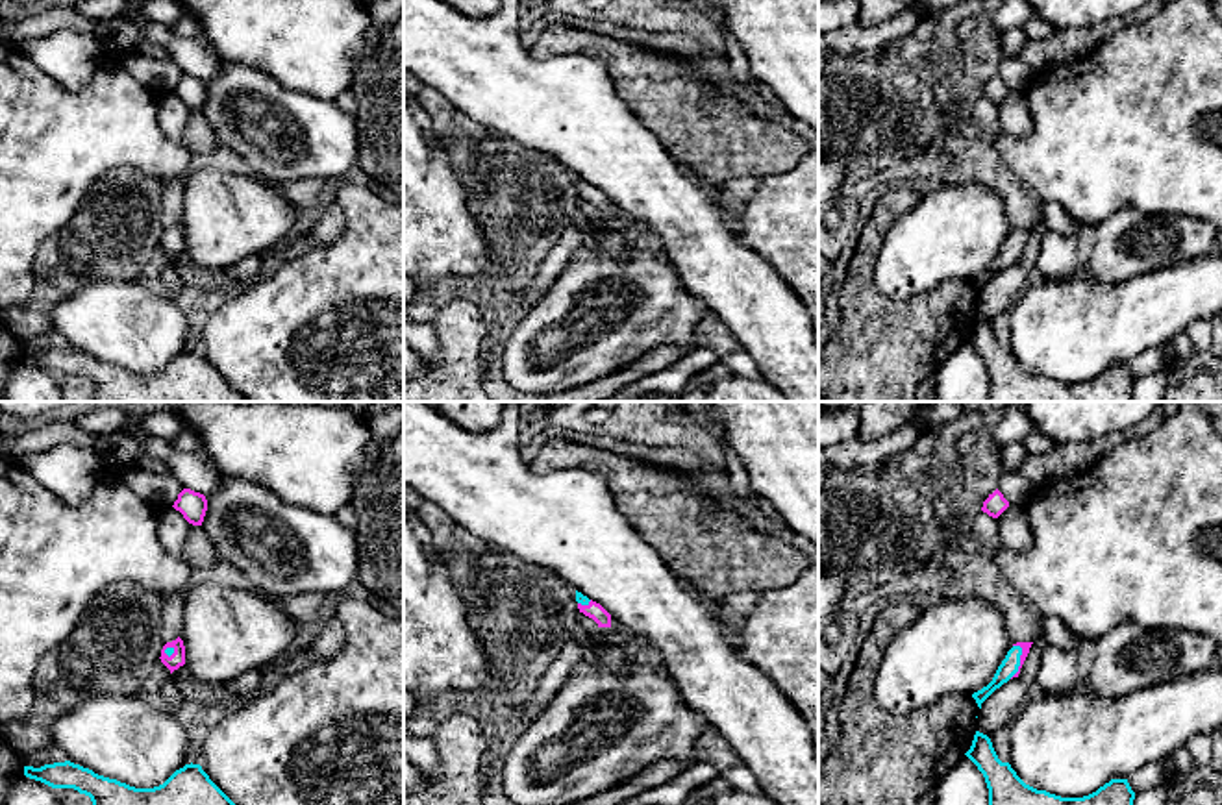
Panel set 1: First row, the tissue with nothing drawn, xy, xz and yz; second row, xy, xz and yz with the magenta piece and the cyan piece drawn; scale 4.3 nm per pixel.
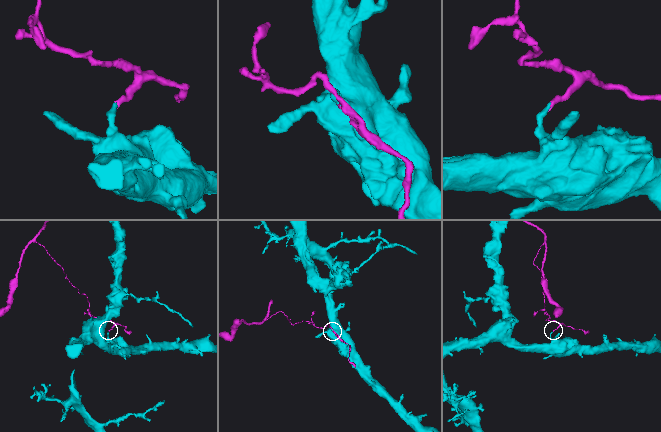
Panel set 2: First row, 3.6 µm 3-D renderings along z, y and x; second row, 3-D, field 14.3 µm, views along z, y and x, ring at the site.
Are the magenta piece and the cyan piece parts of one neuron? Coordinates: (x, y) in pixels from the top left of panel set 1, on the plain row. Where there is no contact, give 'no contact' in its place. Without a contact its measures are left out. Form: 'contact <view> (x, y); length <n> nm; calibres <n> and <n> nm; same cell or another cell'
contact yz (1021, 247); length 160 nm; calibres 40 and 80 nm; another cell

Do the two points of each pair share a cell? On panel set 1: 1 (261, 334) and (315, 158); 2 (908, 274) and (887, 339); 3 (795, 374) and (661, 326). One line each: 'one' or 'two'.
1: two
2: two
3: two

